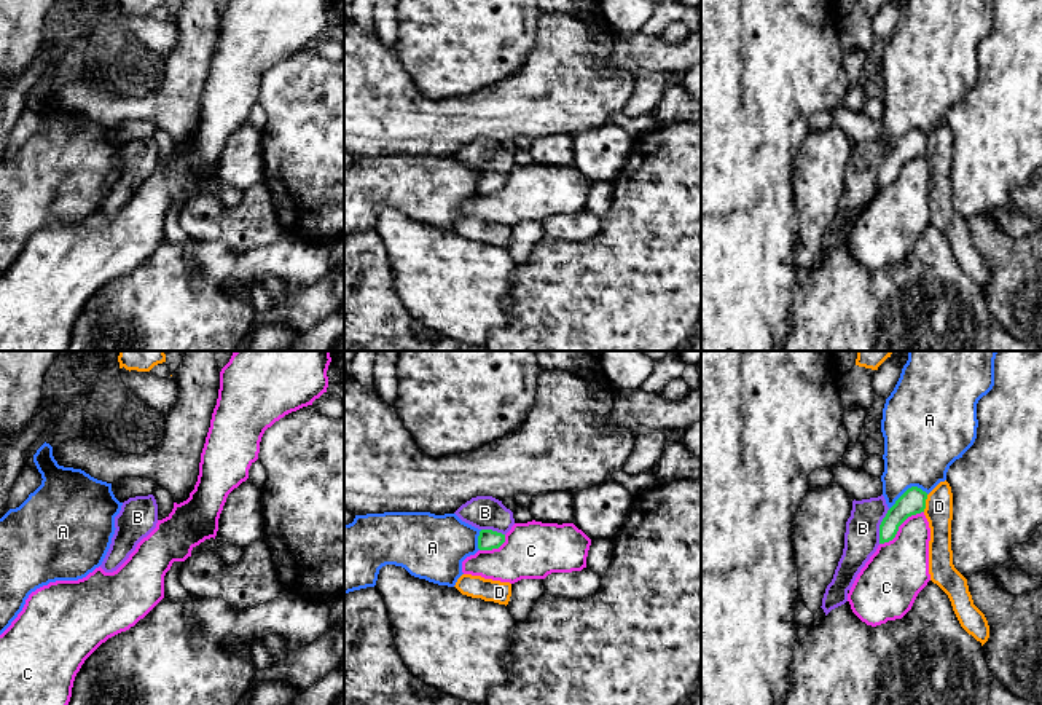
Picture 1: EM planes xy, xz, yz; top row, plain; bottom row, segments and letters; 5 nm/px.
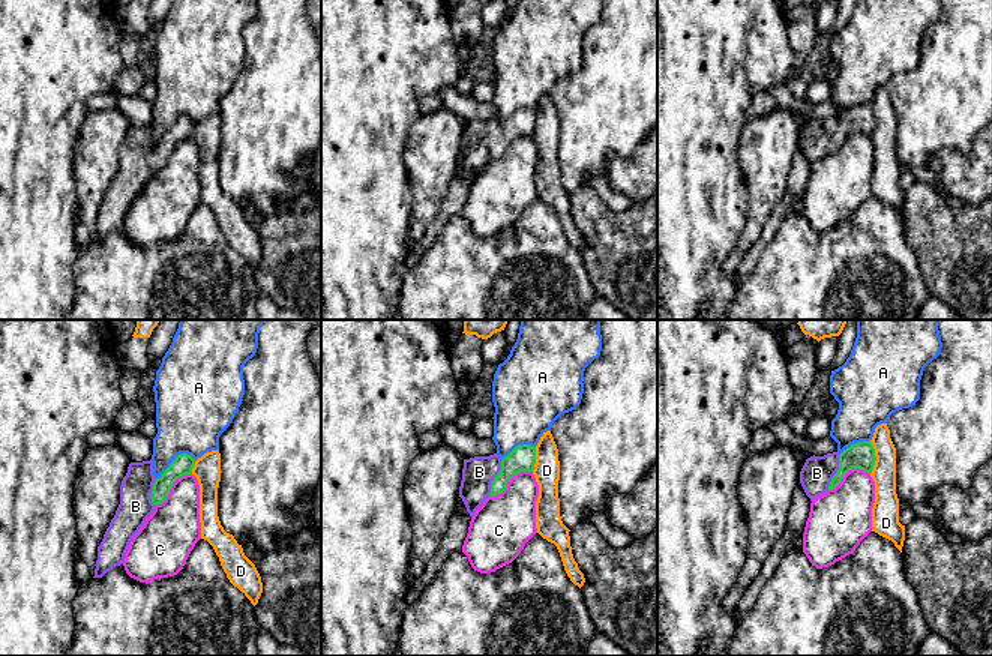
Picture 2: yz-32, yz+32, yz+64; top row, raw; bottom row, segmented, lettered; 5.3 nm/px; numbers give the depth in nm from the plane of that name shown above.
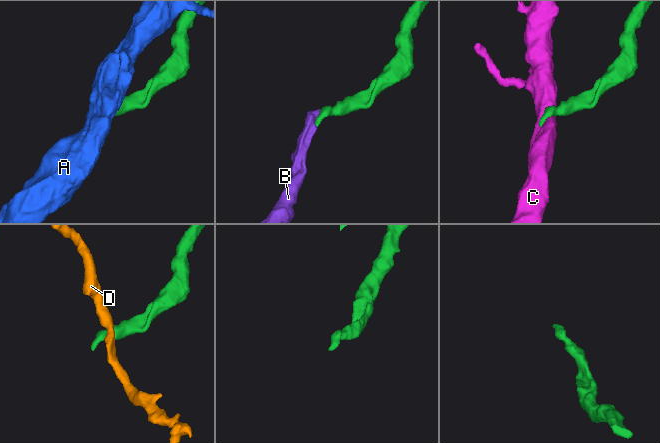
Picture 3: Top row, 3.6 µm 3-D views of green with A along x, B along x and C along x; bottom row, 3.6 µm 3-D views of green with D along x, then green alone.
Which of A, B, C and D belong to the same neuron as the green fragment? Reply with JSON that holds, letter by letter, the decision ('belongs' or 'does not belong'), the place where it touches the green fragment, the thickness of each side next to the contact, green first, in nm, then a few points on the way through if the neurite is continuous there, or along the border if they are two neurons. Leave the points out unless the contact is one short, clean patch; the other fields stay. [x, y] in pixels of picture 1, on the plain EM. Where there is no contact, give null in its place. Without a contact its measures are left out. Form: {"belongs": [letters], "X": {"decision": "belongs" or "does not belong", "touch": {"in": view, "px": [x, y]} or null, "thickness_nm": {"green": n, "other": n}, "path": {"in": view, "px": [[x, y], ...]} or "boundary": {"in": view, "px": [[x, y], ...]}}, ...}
{"belongs": ["B"], "A": {"decision": "does not belong", "touch": {"in": "yz", "px": [907, 133]}, "thickness_nm": {"green": 130, "other": 360}}, "B": {"decision": "belongs", "touch": {"in": "yz", "px": [880, 169]}, "thickness_nm": {"green": 130, "other": 180}, "path": {"in": "yz", "px": [[913, 144], [880, 169], [862, 171]]}}, "C": {"decision": "does not belong", "touch": {"in": "yz", "px": [899, 168]}, "thickness_nm": {"green": 130, "other": 300}, "boundary": {"in": "yz", "px": [[923, 153], [910, 158], [891, 182], [880, 187]]}}, "D": {"decision": "does not belong", "touch": {"in": "yz", "px": [924, 145]}, "thickness_nm": {"green": 130, "other": 140}, "boundary": {"in": "yz", "px": [[928, 137], [923, 153]]}}}

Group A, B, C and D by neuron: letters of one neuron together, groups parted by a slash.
A / B / C / D

